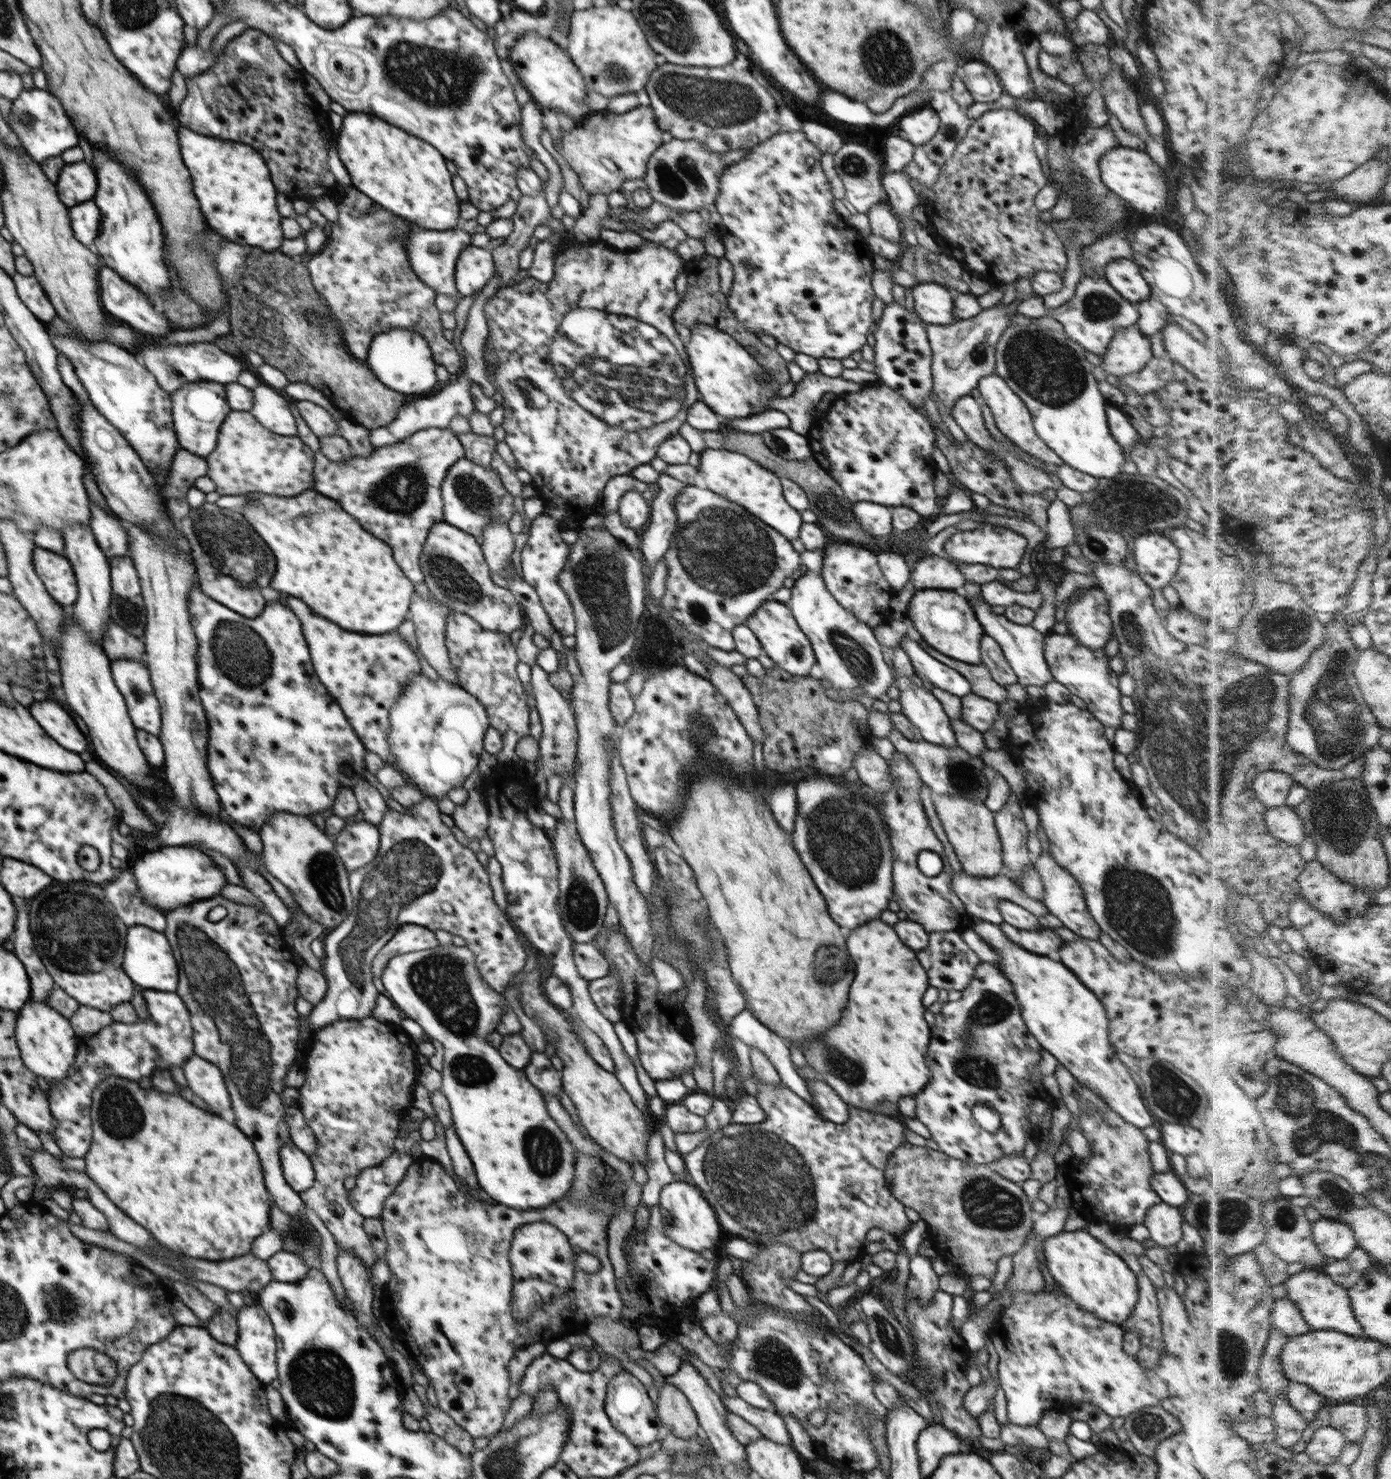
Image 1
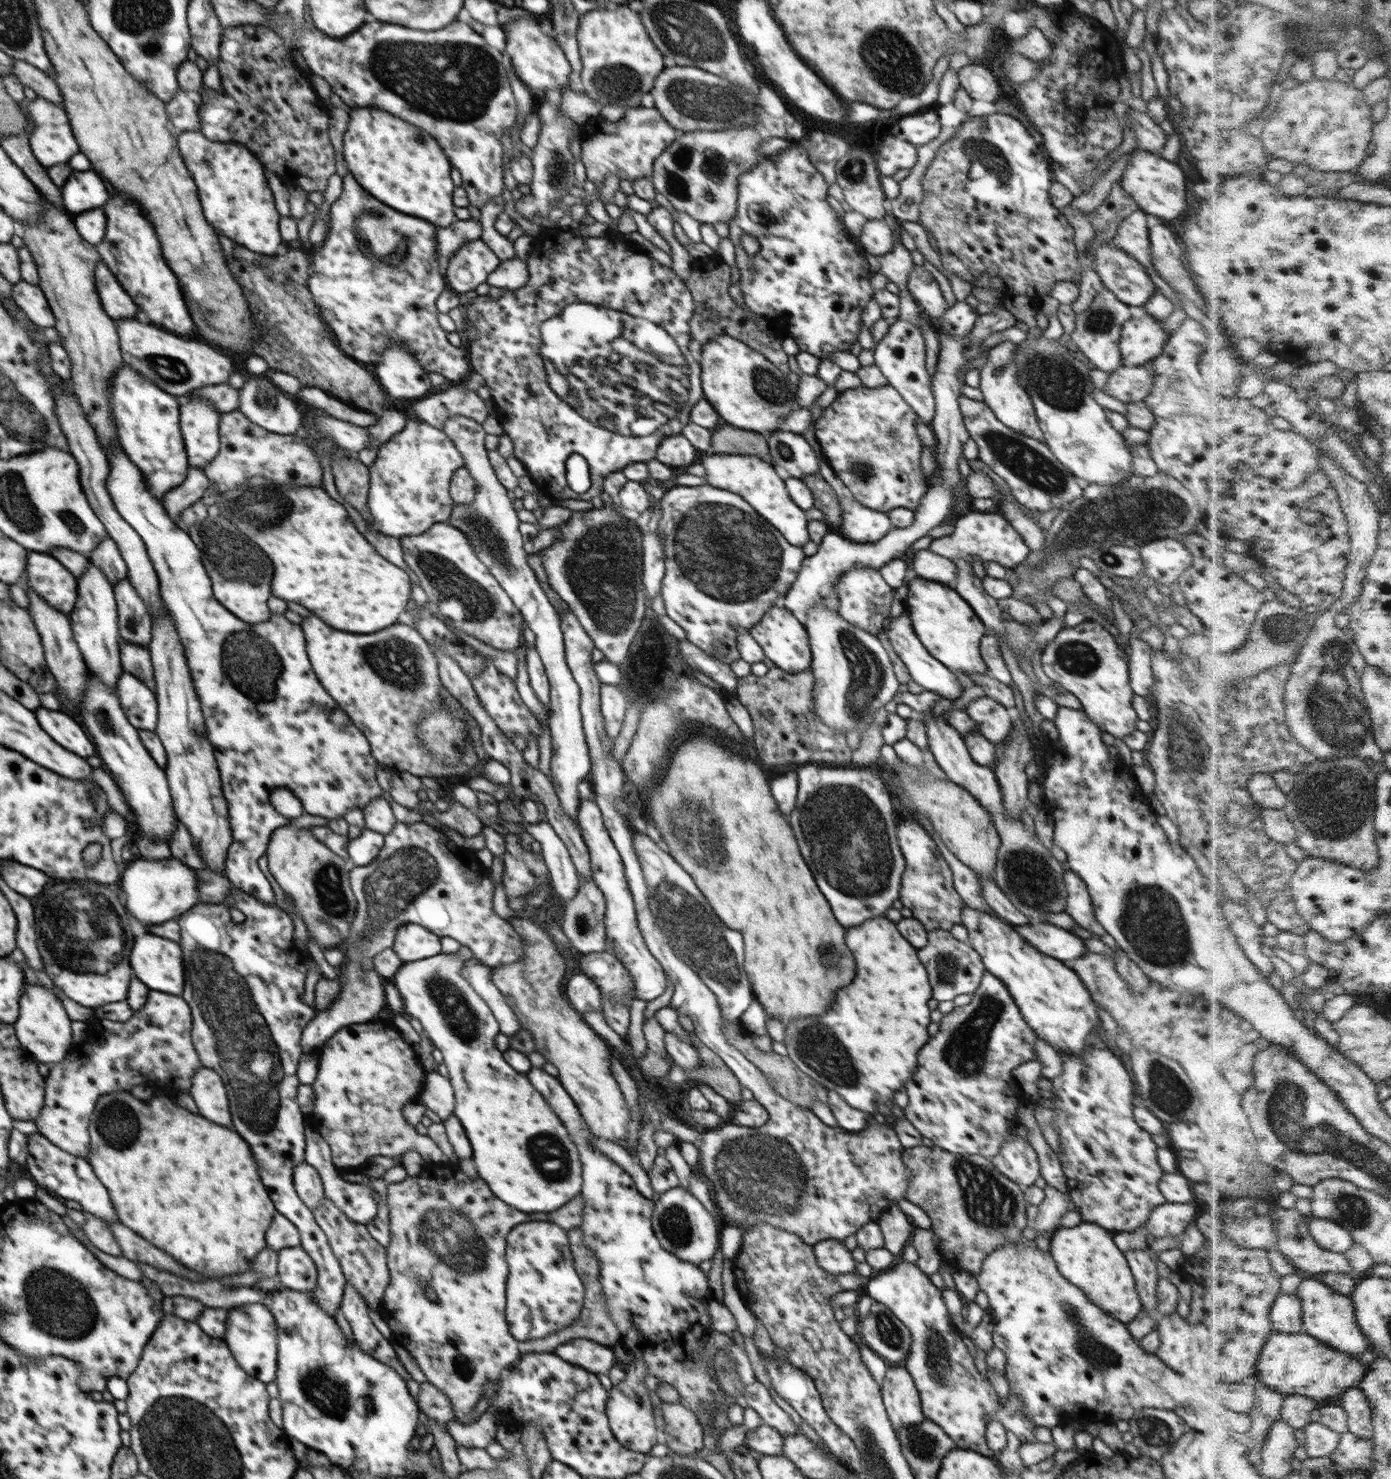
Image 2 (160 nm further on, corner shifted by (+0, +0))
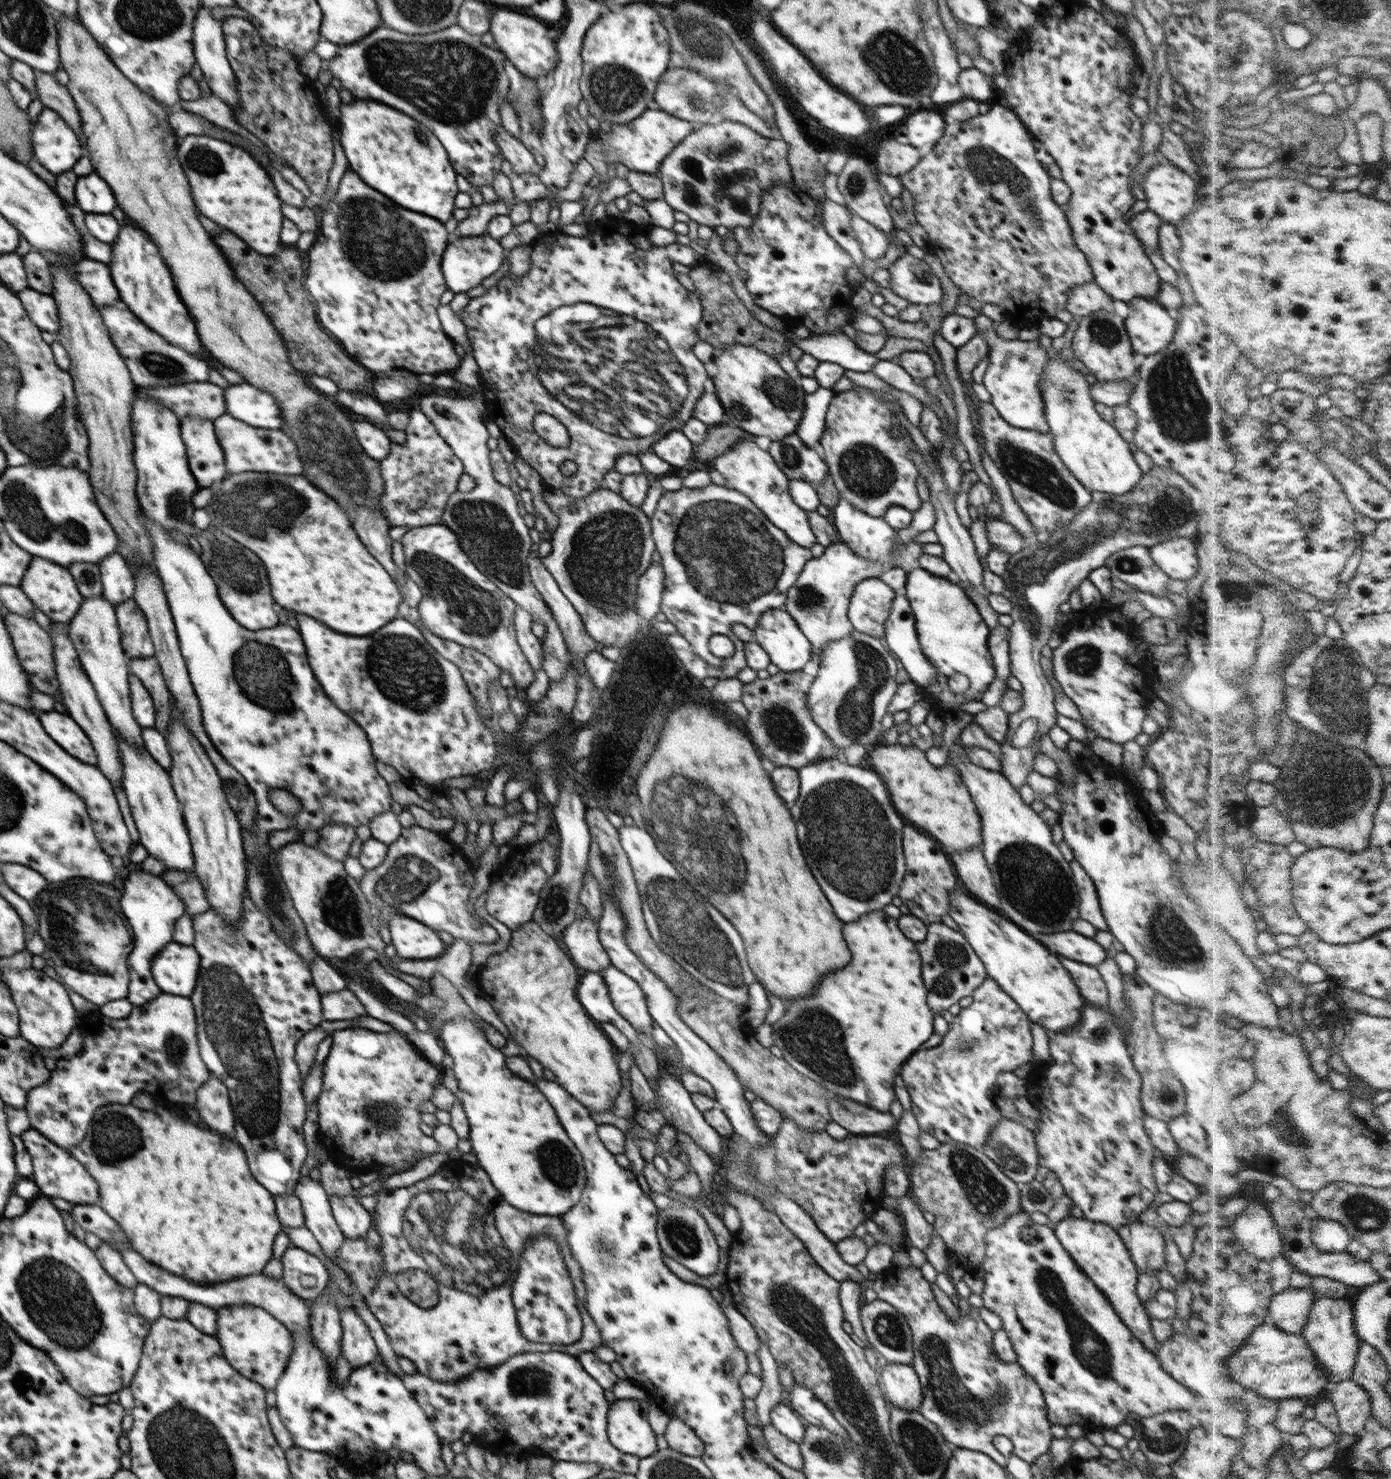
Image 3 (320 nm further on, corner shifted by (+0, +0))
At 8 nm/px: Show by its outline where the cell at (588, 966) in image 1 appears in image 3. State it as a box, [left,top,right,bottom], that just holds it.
[600,965,653,1035]

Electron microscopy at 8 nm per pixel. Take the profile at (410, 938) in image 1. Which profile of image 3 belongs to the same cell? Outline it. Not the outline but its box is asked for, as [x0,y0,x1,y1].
[390,914,446,960]

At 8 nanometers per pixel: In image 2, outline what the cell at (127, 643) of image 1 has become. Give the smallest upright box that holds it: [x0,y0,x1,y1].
[120,641,155,690]

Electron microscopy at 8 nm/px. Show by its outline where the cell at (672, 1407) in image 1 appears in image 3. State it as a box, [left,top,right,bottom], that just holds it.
[663,1418,704,1457]

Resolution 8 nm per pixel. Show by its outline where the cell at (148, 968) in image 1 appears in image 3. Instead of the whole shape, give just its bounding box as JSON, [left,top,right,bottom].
[152,943,201,998]

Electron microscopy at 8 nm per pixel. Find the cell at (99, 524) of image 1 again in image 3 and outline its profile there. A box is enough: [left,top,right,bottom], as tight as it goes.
[98,551,134,607]

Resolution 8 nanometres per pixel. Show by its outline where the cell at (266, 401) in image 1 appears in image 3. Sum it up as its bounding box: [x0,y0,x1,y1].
[224,382,283,429]

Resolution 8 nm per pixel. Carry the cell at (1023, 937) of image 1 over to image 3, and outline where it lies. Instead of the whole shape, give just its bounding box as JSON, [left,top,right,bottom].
[1044,930,1107,969]

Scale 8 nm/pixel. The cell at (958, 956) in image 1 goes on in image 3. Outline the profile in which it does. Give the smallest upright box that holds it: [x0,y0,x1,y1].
[916,922,988,1013]

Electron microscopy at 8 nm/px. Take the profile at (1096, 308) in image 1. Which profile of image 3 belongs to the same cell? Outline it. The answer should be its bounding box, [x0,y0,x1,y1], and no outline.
[1071,301,1136,382]

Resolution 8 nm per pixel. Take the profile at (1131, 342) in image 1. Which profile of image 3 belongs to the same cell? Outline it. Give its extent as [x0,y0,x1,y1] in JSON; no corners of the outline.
[1125,297,1177,356]

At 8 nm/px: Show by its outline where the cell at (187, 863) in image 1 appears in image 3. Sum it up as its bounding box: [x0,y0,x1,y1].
[120,870,186,1006]

